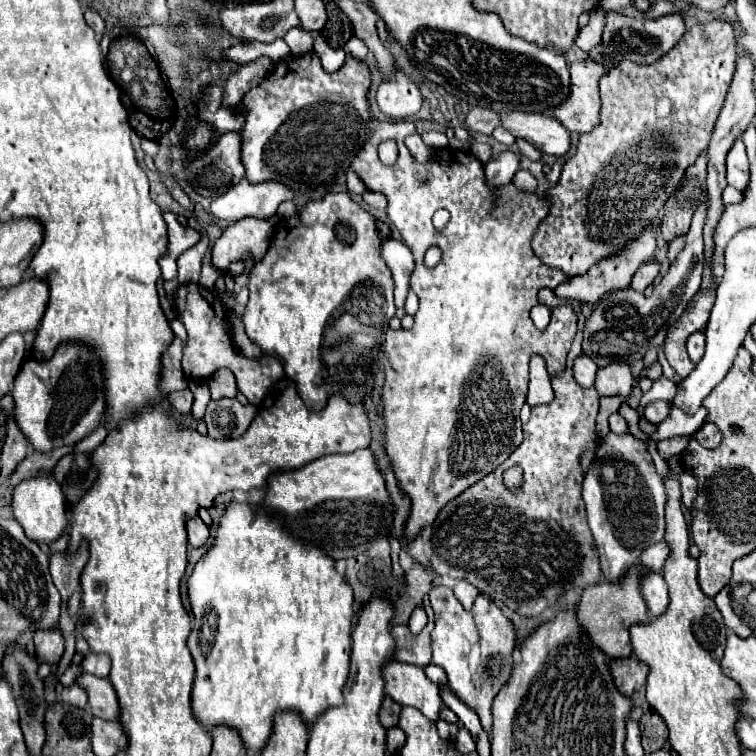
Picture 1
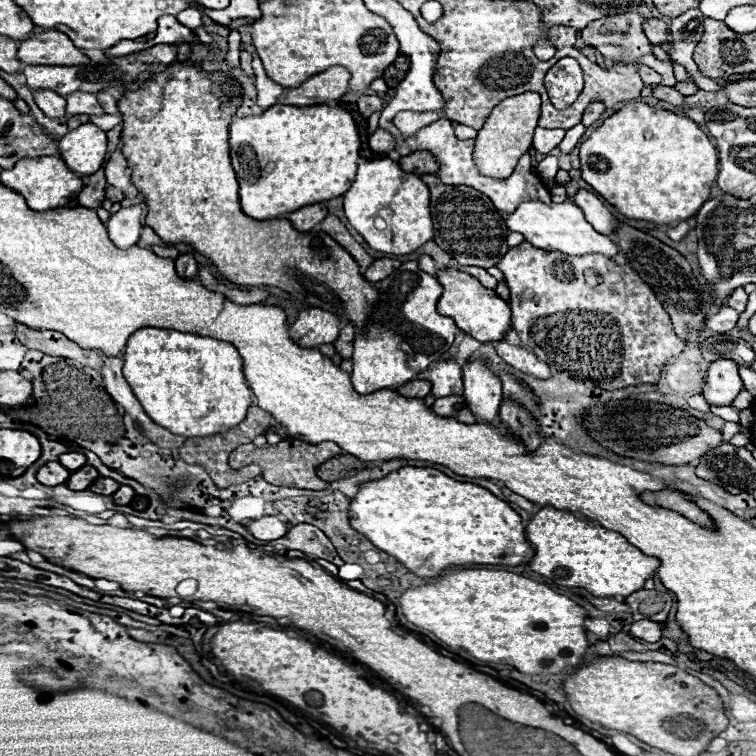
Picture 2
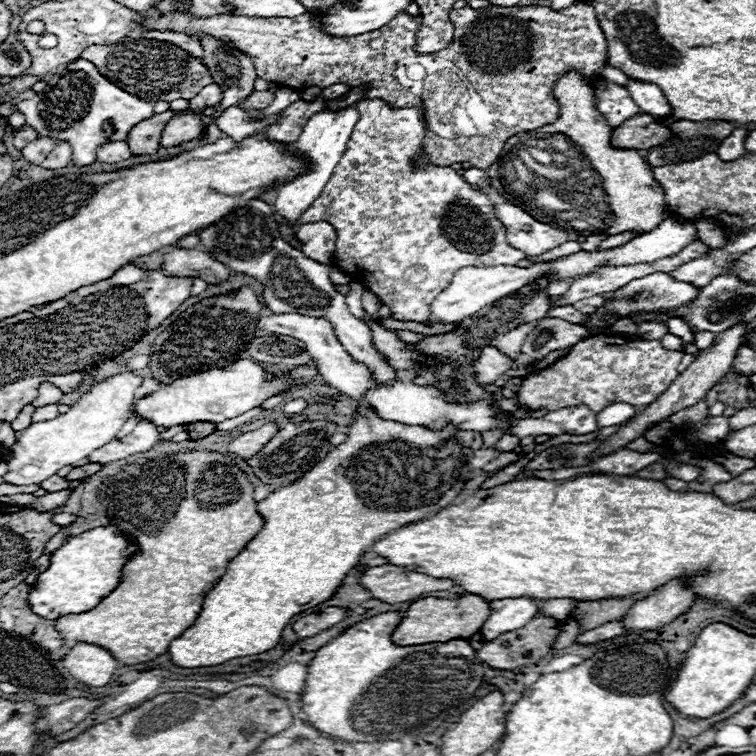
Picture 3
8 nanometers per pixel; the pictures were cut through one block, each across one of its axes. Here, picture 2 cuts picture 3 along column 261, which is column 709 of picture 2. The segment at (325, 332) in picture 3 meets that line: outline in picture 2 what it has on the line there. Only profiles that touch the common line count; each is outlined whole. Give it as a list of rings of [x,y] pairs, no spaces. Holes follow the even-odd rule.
[[[720,308],[716,314],[712,314],[710,318],[708,318],[708,328],[712,330],[712,332],[716,332],[716,334],[722,334],[722,332],[730,332],[734,326],[736,326],[736,320],[738,320],[738,312],[736,310],[732,310],[732,308]]]

